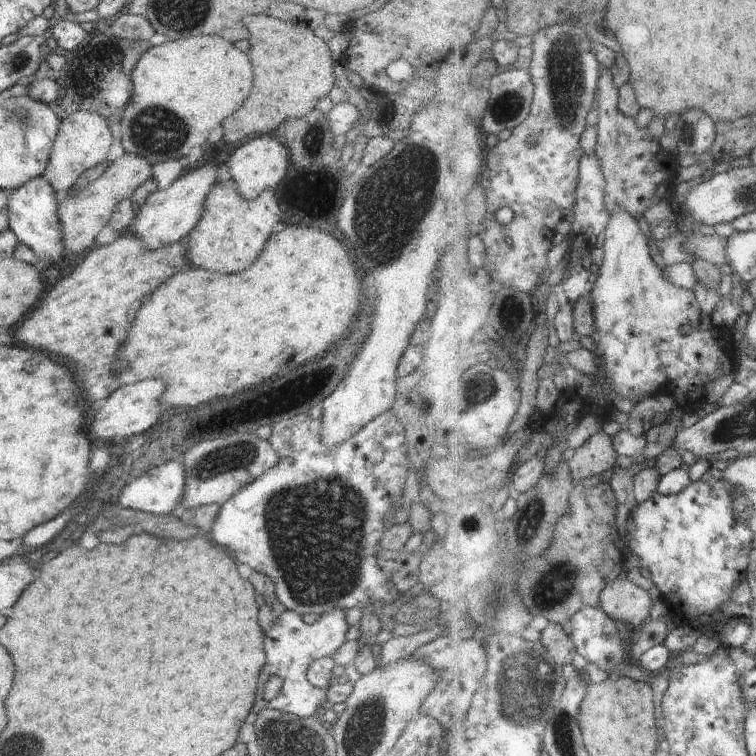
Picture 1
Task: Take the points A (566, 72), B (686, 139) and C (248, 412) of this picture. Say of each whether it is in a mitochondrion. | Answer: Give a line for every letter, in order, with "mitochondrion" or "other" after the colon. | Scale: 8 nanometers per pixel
A: mitochondrion
B: mitochondrion
C: other

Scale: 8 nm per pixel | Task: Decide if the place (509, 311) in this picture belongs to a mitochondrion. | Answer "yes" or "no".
yes

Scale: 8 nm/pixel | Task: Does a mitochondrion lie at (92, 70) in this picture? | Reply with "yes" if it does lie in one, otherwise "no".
yes

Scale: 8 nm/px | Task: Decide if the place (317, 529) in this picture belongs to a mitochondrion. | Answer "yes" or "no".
yes

